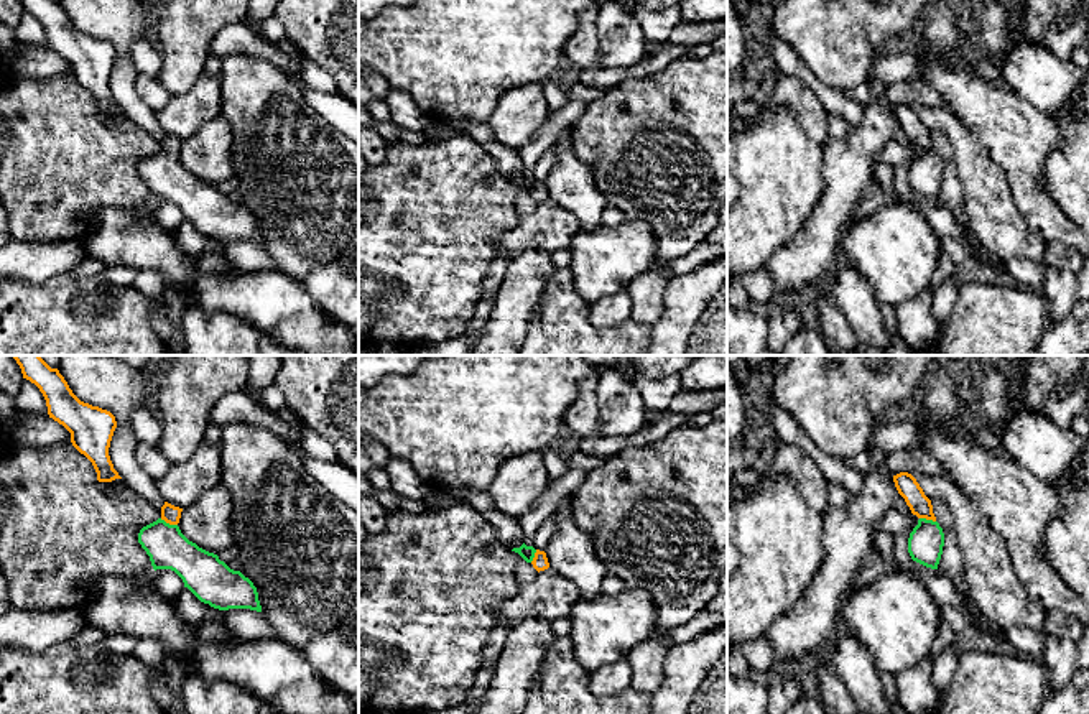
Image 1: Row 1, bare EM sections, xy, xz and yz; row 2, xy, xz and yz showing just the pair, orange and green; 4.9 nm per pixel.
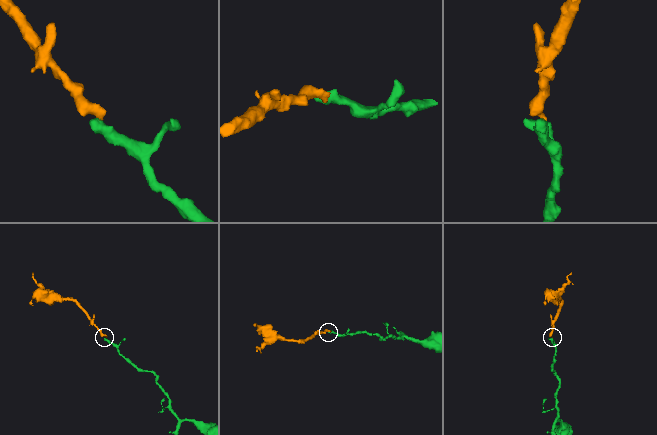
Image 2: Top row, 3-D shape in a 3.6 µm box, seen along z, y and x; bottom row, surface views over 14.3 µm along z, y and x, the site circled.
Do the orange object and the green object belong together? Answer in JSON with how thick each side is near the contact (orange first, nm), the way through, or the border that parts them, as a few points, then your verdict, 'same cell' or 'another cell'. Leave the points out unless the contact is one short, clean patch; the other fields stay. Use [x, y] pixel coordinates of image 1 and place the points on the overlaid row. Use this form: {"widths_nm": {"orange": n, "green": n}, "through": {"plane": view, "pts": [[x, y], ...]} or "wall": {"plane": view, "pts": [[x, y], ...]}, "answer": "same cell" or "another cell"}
{"widths_nm": {"orange": 90, "green": 200}, "through": {"plane": "xy", "pts": [[170, 514], [168, 522], [168, 548]]}, "answer": "same cell"}

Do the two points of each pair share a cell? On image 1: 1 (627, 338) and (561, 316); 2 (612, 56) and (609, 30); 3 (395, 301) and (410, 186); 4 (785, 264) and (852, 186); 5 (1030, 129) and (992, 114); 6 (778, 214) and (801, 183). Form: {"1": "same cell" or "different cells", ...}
{"1": "same cell", "2": "same cell", "3": "same cell", "4": "same cell", "5": "same cell", "6": "same cell"}

